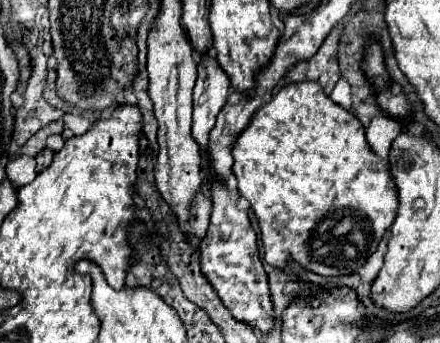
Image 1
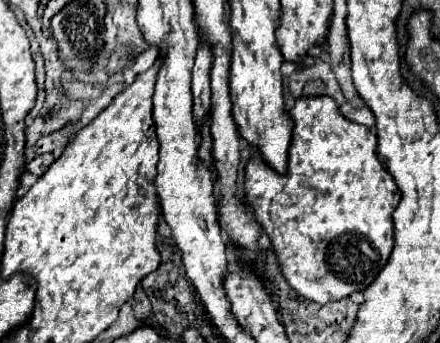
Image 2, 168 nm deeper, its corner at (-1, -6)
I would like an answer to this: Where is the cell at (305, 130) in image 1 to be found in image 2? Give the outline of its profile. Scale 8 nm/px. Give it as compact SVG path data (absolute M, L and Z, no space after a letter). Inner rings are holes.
M300 96L296 100L296 104L288 110L288 116L294 122L292 128L292 140L290 140L290 148L288 148L288 172L286 174L276 174L276 170L272 170L258 152L252 152L248 164L246 164L246 174L244 174L244 198L246 204L254 210L256 222L262 226L262 230L268 234L270 242L272 242L272 250L276 254L278 266L282 276L286 278L286 282L290 284L290 288L312 300L318 304L328 304L332 300L342 300L346 296L350 296L354 290L364 290L380 272L380 268L386 264L392 246L394 246L394 222L392 222L392 212L396 210L398 202L400 202L400 190L392 178L392 174L384 168L384 164L378 160L376 156L376 134L356 122L350 122L348 118L344 118L338 110L338 104L330 98L330 96Z

